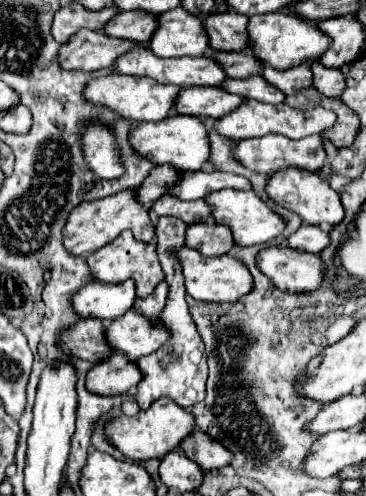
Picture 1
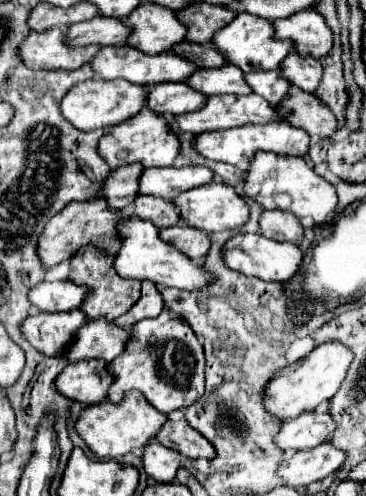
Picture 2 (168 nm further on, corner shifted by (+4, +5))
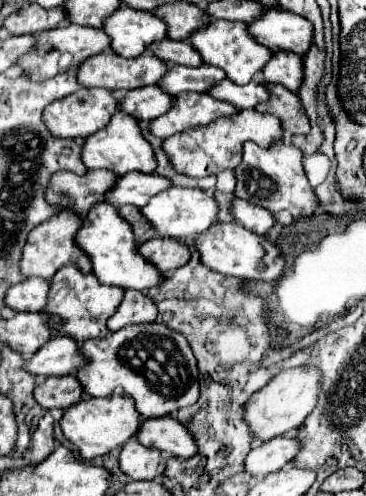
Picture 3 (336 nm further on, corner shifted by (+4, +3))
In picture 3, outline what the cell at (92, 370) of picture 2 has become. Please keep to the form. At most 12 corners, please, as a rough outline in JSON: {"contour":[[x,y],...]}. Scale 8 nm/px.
{"contour":[[76,375],[46,377],[34,397],[46,409],[84,399]]}

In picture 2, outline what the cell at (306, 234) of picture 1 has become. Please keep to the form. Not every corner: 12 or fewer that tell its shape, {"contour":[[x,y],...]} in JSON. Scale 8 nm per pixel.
{"contour":[[264,211],[260,233],[298,243],[302,225],[284,211]]}

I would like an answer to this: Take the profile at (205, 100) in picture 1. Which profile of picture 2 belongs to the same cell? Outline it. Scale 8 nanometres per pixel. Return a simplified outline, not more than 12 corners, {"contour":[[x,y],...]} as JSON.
{"contour":[[186,83],[150,87],[146,105],[158,115],[200,109],[206,95]]}

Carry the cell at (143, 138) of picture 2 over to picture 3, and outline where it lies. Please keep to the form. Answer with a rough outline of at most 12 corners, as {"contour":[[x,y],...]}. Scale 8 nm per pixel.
{"contour":[[114,113],[86,139],[88,169],[154,173],[156,155],[138,119]]}

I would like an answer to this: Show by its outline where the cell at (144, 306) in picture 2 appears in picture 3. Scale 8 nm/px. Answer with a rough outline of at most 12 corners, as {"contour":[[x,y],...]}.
{"contour":[[126,289],[108,319],[116,331],[130,323],[156,321],[156,303],[142,291]]}

